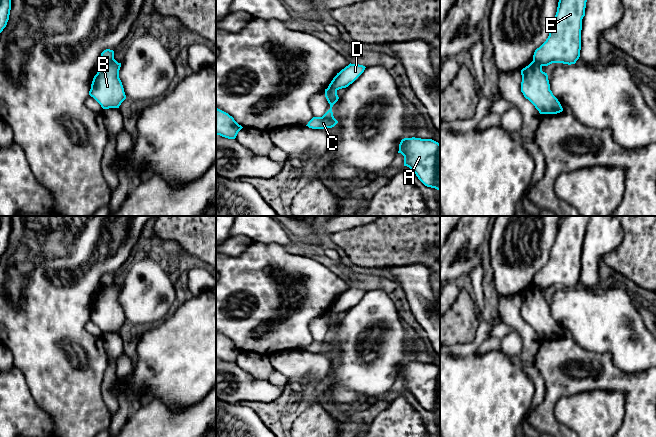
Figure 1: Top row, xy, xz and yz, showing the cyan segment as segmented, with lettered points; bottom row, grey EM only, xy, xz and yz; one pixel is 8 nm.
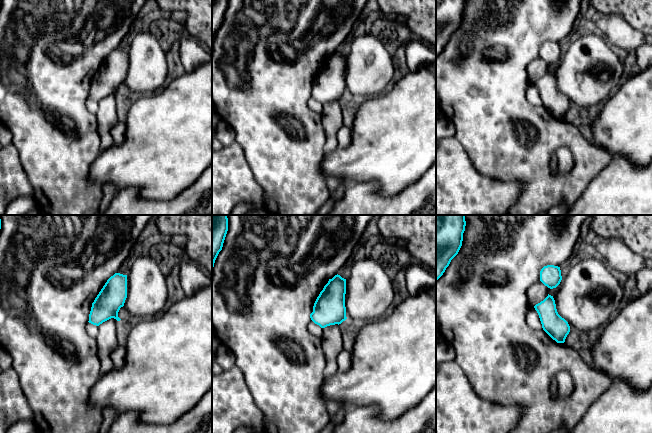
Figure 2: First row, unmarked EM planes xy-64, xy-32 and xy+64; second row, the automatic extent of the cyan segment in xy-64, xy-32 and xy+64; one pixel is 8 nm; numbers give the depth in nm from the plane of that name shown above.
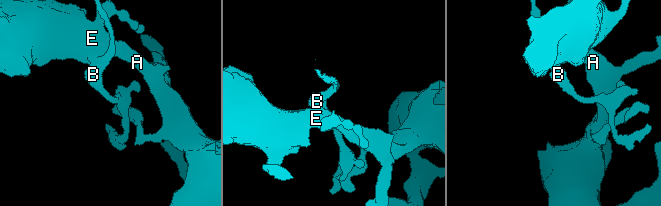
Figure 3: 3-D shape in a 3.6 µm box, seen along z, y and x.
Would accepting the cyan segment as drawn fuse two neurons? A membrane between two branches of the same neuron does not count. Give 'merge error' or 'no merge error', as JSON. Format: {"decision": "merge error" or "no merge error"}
{"decision": "merge error"}

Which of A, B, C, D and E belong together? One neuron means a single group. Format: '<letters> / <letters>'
A C E / B D

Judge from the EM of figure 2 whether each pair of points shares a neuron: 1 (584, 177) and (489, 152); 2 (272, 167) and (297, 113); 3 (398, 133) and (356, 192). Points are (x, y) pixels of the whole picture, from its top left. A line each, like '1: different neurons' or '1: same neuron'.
1: same neuron
2: same neuron
3: different neurons

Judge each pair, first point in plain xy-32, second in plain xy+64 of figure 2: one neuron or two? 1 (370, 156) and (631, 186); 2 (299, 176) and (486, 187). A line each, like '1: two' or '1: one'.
1: two
2: two

